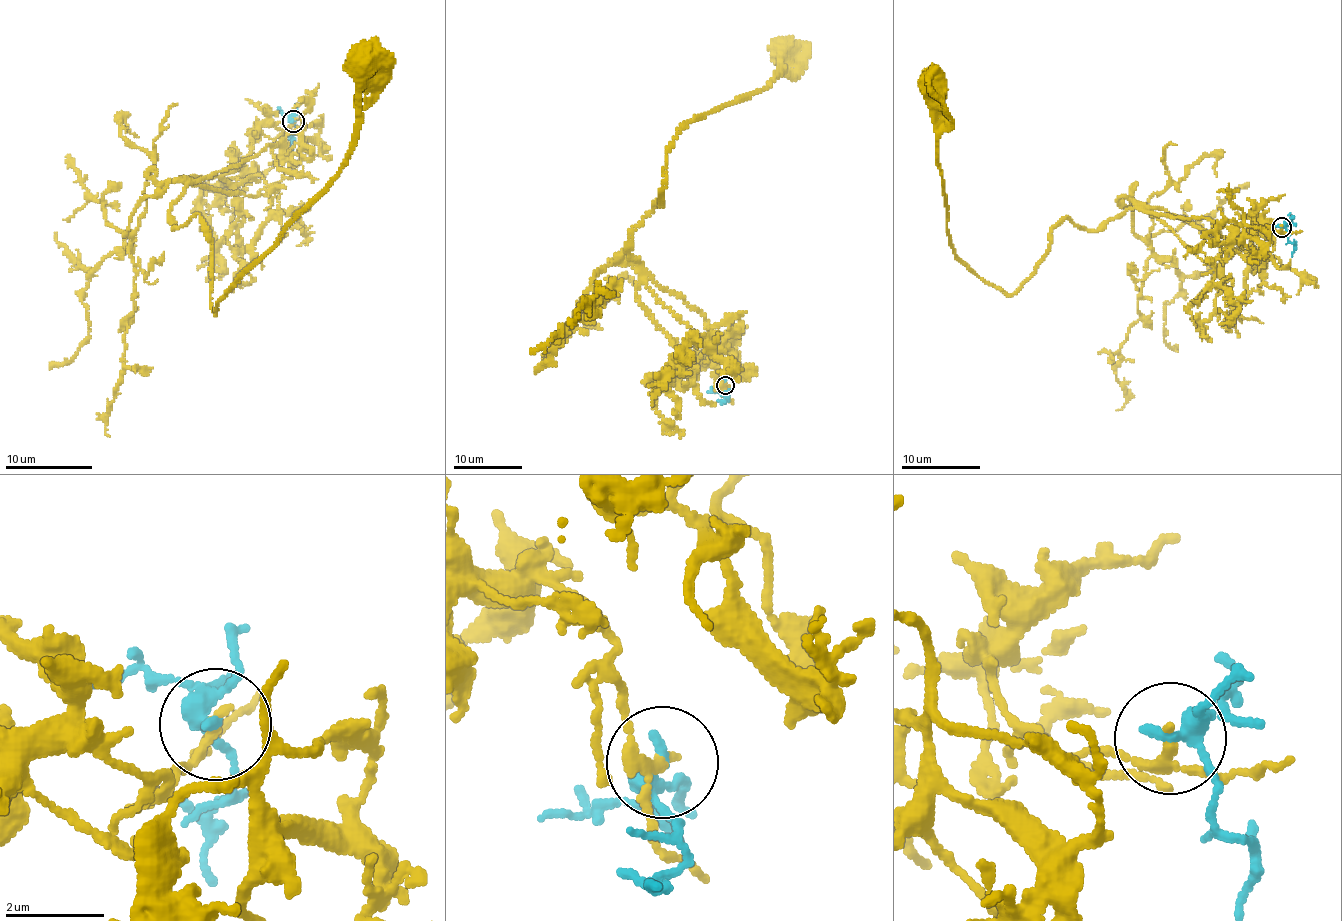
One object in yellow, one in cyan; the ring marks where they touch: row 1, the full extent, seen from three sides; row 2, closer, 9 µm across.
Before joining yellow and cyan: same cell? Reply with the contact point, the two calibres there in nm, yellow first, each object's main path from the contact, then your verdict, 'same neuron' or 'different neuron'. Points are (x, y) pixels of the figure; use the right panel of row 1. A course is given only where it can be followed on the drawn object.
place (1281, 227); calibres 160 and 260 nm; course yellow (1282, 226), (1253, 219), (1225, 236), (1151, 207), (1088, 231), (1066, 216), (1004, 294), (955, 254), (934, 82); course cyan (1282, 226), (1288, 233), (1288, 241), (1294, 244), (1292, 256); different neuron

